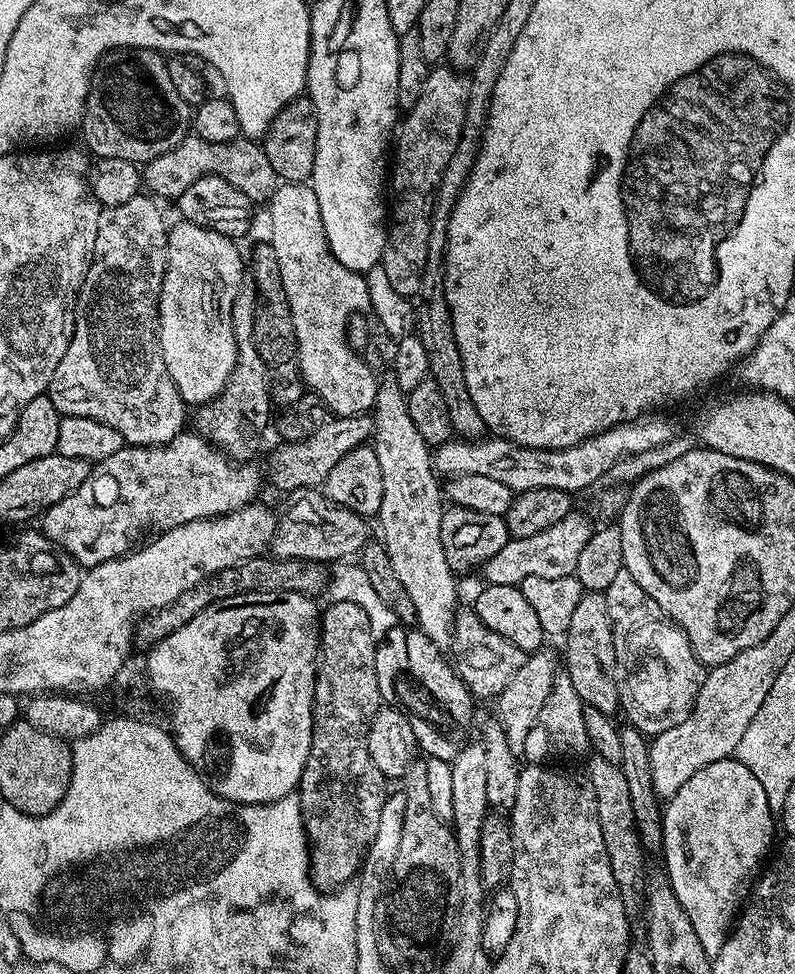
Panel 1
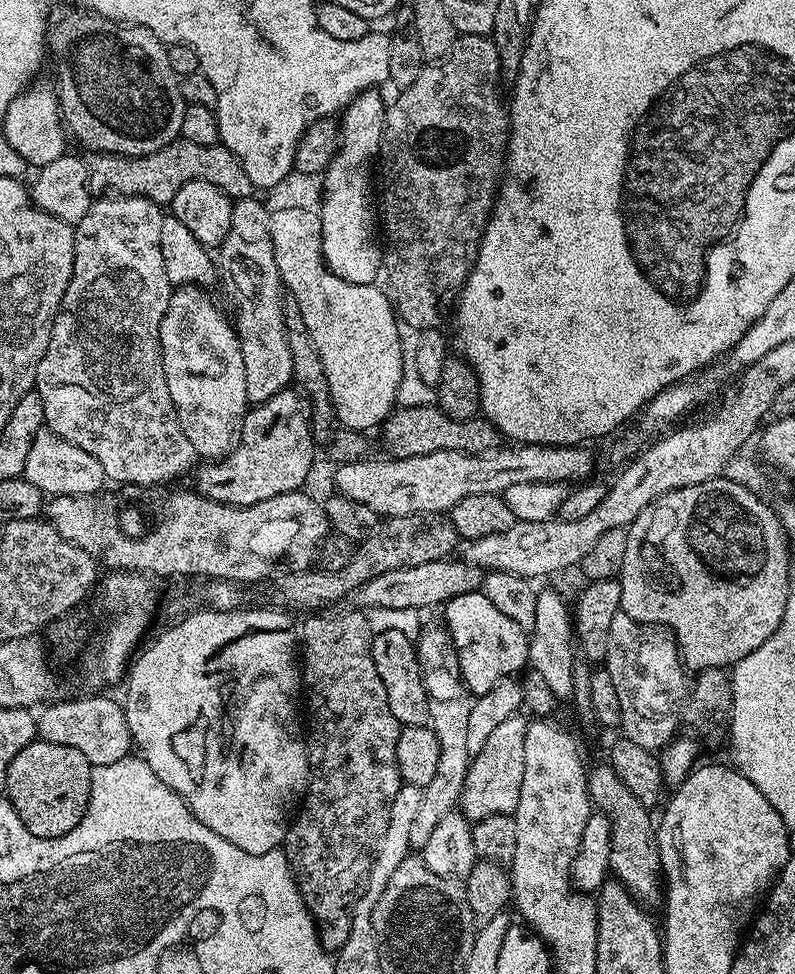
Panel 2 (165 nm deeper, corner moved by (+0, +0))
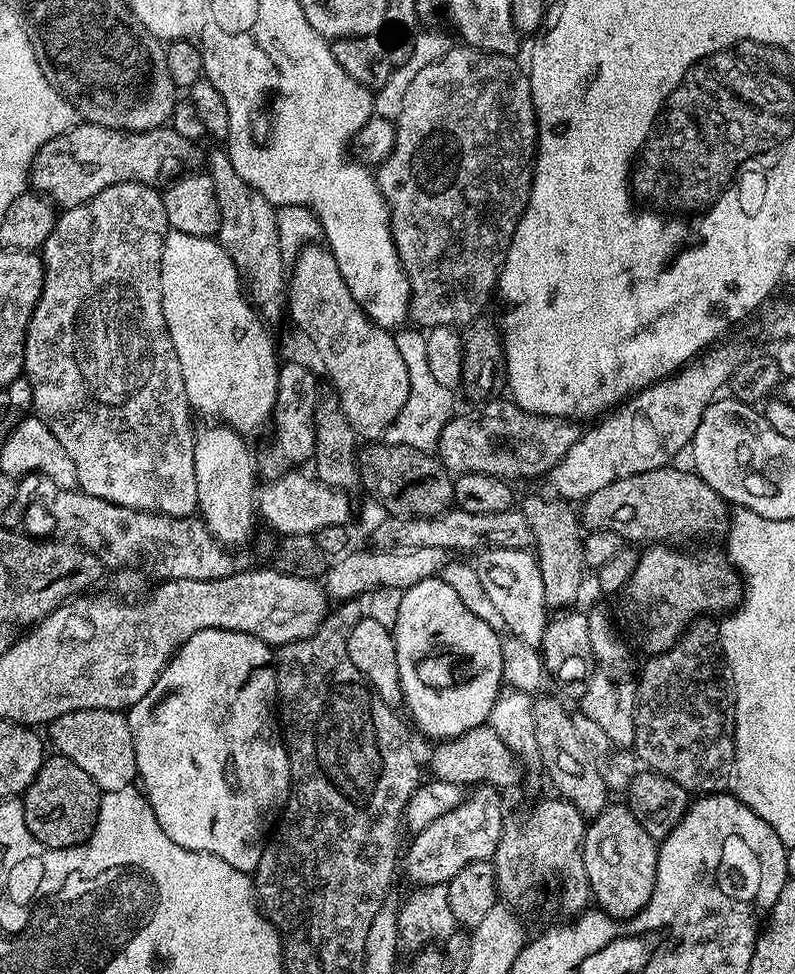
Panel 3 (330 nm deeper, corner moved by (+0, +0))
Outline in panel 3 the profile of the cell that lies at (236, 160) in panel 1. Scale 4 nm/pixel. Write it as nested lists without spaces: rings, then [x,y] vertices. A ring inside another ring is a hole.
[[[78,122],[70,130],[66,130],[66,134],[62,134],[58,138],[50,138],[50,142],[46,142],[46,146],[42,146],[38,150],[38,154],[34,158],[32,168],[30,171],[30,184],[37,193],[43,197],[47,197],[53,205],[59,206],[61,209],[73,208],[79,204],[84,204],[90,198],[94,198],[102,190],[106,190],[115,184],[122,182],[138,182],[139,184],[151,184],[153,186],[159,185],[159,180],[163,182],[171,182],[189,172],[197,171],[205,163],[206,152],[205,149],[200,149],[201,145],[190,138],[182,138],[182,134],[178,134],[178,130],[174,130],[170,126],[162,128],[155,128],[154,130],[146,130],[145,132],[123,132],[122,130],[114,130],[106,126],[98,126],[97,124],[89,124],[87,122]]]

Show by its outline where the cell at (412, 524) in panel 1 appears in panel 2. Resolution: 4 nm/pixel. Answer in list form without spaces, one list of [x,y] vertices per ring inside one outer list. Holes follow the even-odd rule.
[[[424,634],[415,641],[415,646],[416,659],[420,661],[420,674],[424,678],[428,695],[428,719],[438,738],[438,770],[434,770],[434,778],[430,778],[430,782],[422,789],[422,803],[418,805],[414,822],[410,822],[408,835],[409,845],[413,849],[422,850],[426,842],[430,842],[434,826],[438,826],[444,815],[460,803],[460,791],[464,788],[470,763],[470,753],[466,746],[466,722],[470,720],[473,697],[464,685],[451,636]]]

